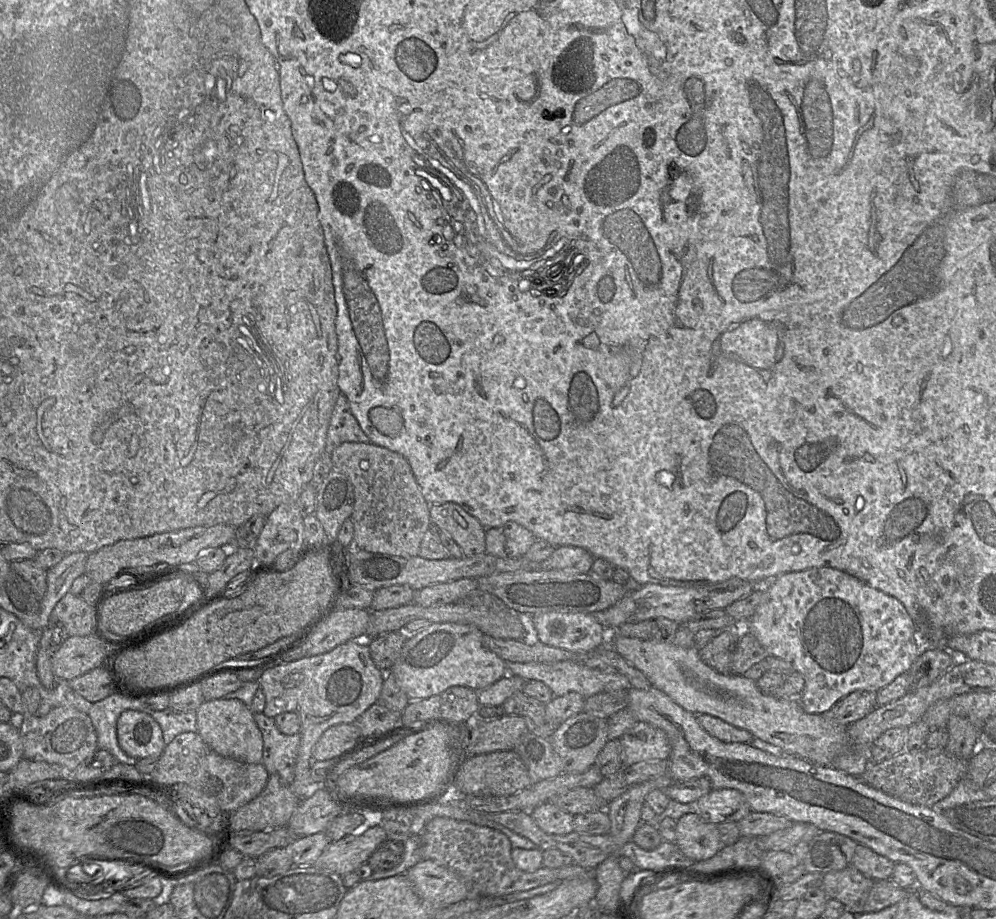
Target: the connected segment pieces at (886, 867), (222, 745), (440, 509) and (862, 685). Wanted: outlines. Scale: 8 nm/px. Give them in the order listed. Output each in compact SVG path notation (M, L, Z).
M858 844L851 866L860 871L864 876L872 880L890 879L895 863L885 856L882 856L871 848Z
M239 699L205 700L196 710L197 731L218 754L245 763L262 763L263 737L251 710Z
M430 504L429 513L431 525L446 532L458 544L463 556L472 558L486 553L486 529L458 504Z
M829 567L809 568L802 571L787 572L767 584L767 592L748 620L748 630L766 649L768 655L776 656L790 662L795 671L805 678L805 687L797 697L805 712L822 714L830 710L838 701L856 690L877 692L891 683L897 676L910 670L918 657L917 630L904 605L895 597L886 594L862 582L850 574Z

